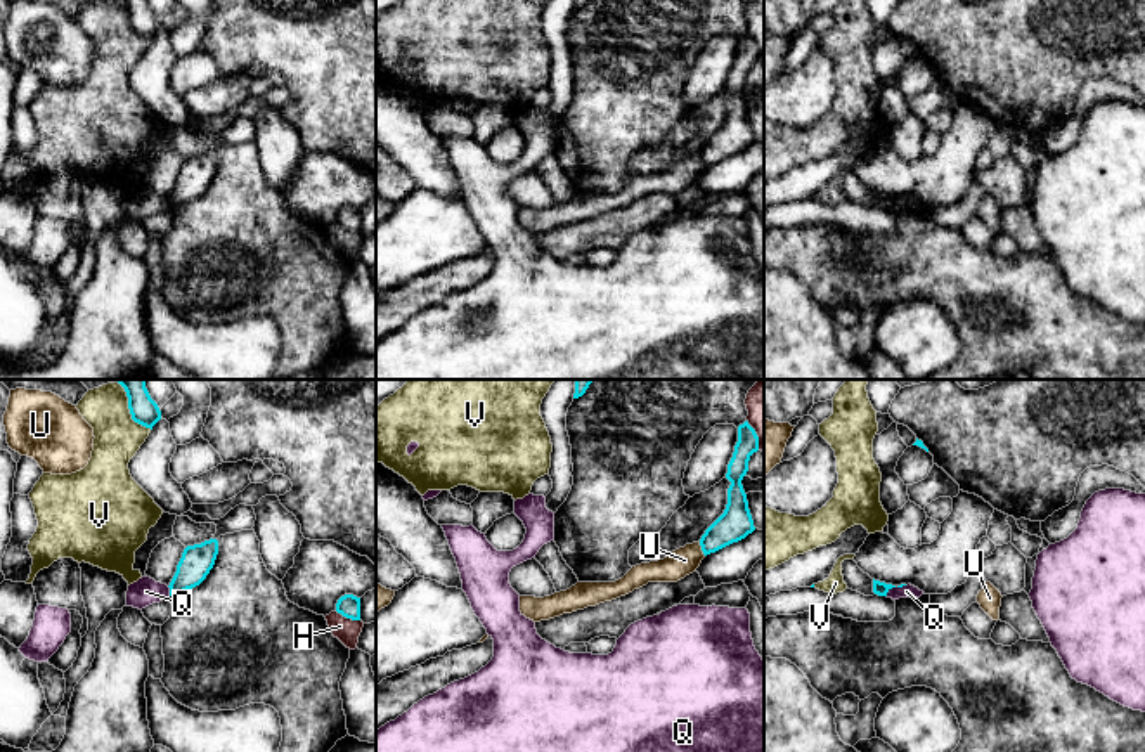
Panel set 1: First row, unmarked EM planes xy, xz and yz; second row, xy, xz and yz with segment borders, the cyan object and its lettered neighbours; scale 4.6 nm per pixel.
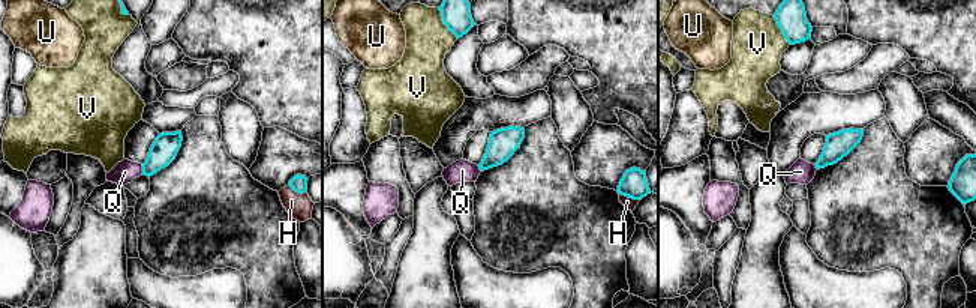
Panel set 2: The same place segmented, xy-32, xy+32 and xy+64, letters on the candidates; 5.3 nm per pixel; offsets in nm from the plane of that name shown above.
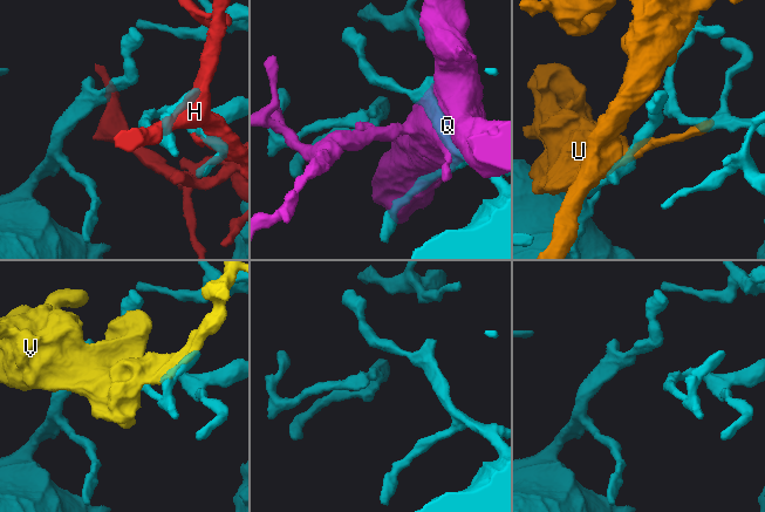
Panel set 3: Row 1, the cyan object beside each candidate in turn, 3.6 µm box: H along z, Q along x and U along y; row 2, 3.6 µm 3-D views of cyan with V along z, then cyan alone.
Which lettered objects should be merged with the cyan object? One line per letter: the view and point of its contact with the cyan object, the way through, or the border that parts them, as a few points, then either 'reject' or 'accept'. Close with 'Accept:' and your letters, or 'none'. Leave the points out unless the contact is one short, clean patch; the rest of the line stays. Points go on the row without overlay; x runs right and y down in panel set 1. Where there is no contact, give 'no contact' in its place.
H: xy (347, 229) | reject
Q: yz (894, 198) | reject
U: xz (702, 160) | reject
V: xy (130, 25) | reject
Accept: none

